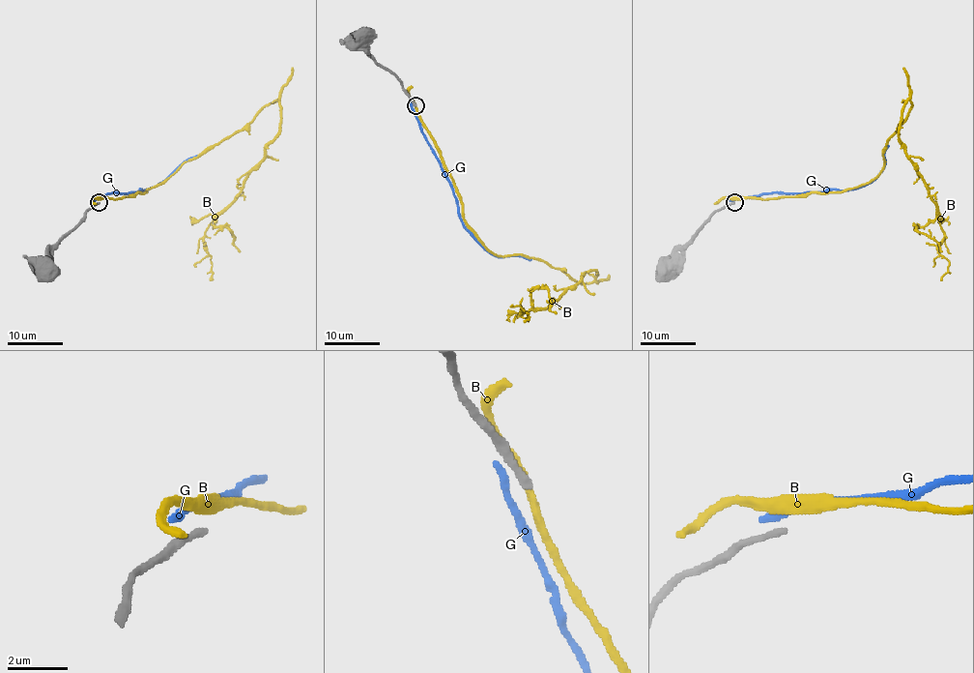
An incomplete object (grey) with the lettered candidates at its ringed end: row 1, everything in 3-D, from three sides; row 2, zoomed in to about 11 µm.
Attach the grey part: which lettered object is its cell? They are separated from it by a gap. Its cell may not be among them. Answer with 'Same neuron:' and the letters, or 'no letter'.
Same neuron: no letter

